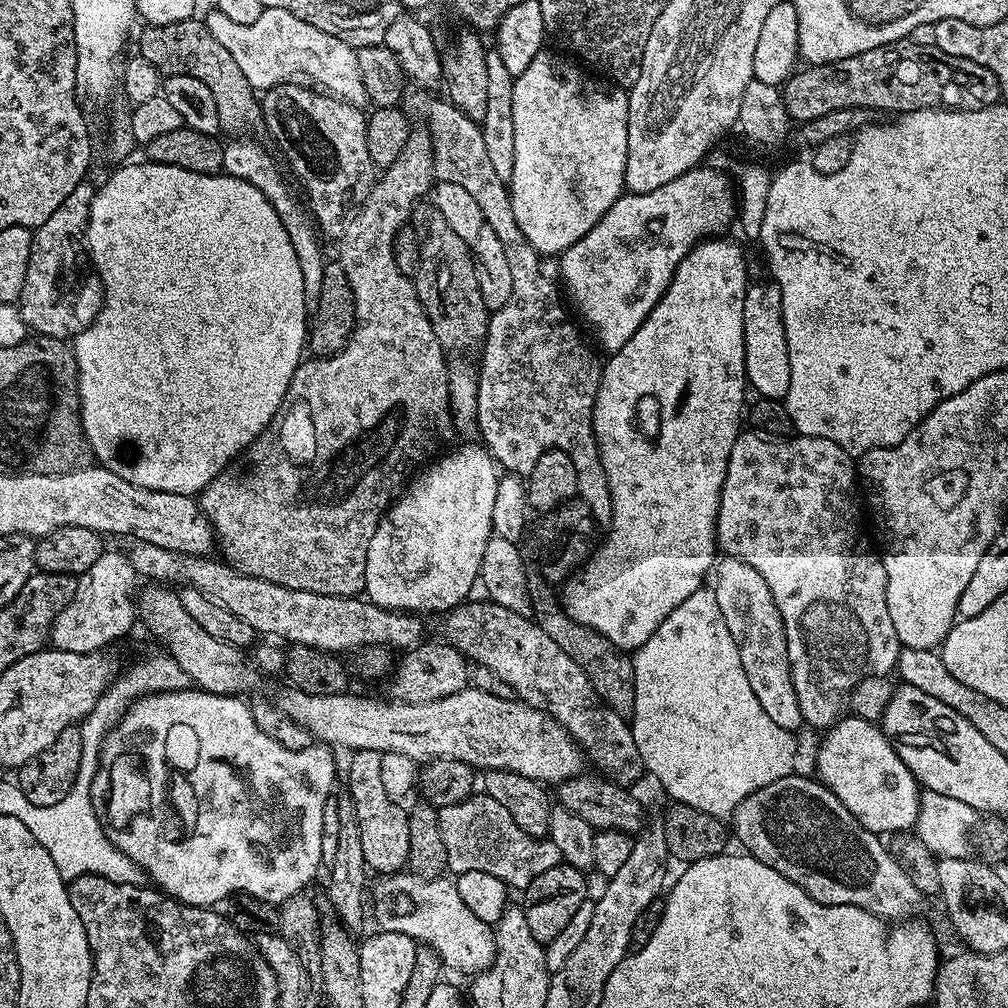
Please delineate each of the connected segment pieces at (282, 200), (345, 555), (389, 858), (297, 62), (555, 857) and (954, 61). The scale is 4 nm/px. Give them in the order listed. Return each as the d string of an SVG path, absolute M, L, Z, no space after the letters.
M232 140L224 144L223 175L242 178L242 182L250 182L250 186L255 186L268 199L270 206L274 206L274 211L277 212L278 219L282 221L286 235L290 237L290 243L294 246L294 255L298 257L298 266L302 266L302 286L306 298L310 302L314 302L322 290L322 278L326 263L324 252L320 249L322 238L307 203L296 197L297 189L295 187L292 189L288 185L289 177L286 175L285 169L281 168L276 165L275 158L256 140Z
M423 126L413 127L408 133L406 146L402 146L402 154L398 154L398 158L394 158L394 162L390 162L390 166L377 175L376 184L370 190L370 194L345 224L344 233L338 238L338 244L340 244L338 263L342 266L342 270L346 270L346 282L350 282L350 290L354 290L354 306L356 307L356 325L346 346L333 356L312 358L309 359L309 364L308 361L299 364L294 370L294 378L290 378L290 386L286 390L284 401L280 403L280 411L274 414L274 418L266 426L266 430L262 430L262 434L258 434L258 438L254 442L250 442L250 446L245 448L239 456L235 456L205 486L203 492L199 493L200 509L212 523L214 540L218 545L218 552L219 548L221 552L219 555L225 564L243 576L253 576L278 586L286 586L290 590L306 590L327 596L359 597L365 591L364 575L366 574L366 556L370 540L379 526L381 517L393 503L394 493L392 494L392 491L400 483L403 485L409 479L408 472L415 473L421 466L427 465L444 448L442 446L451 438L452 432L454 433L452 403L448 397L449 361L444 361L446 359L444 347L438 342L430 318L418 298L413 277L402 274L402 270L398 270L396 261L398 230L405 228L411 221L412 213L423 201L420 199L423 196L425 199L431 193L434 187L433 170L434 150L430 134Z
M355 749L351 753L352 761L348 764L348 785L346 791L353 799L354 810L360 822L363 857L367 867L376 874L395 874L407 865L410 854L410 826L408 825L408 812L400 809L401 805L386 792L382 786L381 753L374 750Z
M266 8L258 22L249 24L233 22L226 18L226 14L212 10L208 17L203 17L202 23L225 50L234 54L234 62L238 62L242 74L246 74L246 82L250 82L253 90L276 90L283 80L309 76L313 80L311 83L321 84L316 86L329 96L359 109L368 104L362 70L358 70L356 49L330 34L322 34L322 30L310 26L310 22L302 22L302 18L294 18L294 14L286 10Z
M473 794L457 804L443 805L438 811L438 826L446 845L447 871L452 874L482 870L482 874L494 874L509 889L523 890L538 874L562 863L552 840L526 834L510 818L510 810L487 794Z
M907 38L854 54L854 58L801 67L784 81L782 93L792 122L822 118L830 110L843 108L892 112L888 114L923 108L978 110L1001 99L998 78L986 66L978 66L970 58L954 58L954 54L946 54L935 46L918 46Z

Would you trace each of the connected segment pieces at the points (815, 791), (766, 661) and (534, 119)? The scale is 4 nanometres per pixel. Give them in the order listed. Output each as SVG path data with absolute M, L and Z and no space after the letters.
M793 774L754 790L739 804L730 817L730 828L740 839L740 844L747 855L758 862L778 870L790 882L794 882L810 898L820 904L849 904L866 910L872 916L878 916L885 922L900 922L916 903L922 900L920 891L906 878L906 870L894 862L885 841L877 833L866 830L838 802L838 798L819 779L811 775Z
M724 556L715 565L715 576L718 607L722 610L722 618L726 618L726 627L734 638L734 646L738 646L738 658L742 658L742 670L746 670L754 698L758 698L758 703L762 710L766 710L774 726L782 726L782 730L793 734L799 733L805 722L798 706L798 694L794 694L794 678L790 674L790 658L786 650L786 630L782 614L778 614L774 594L770 594L770 586L766 586L766 578L762 578L754 566L746 566L733 556Z
M542 50L534 58L534 62L530 62L530 66L526 66L526 70L522 70L522 74L514 79L514 170L512 171L511 180L507 181L508 197L510 198L510 206L514 212L514 222L518 222L518 230L522 230L522 234L526 238L526 242L530 242L530 246L535 252L539 252L541 257L553 258L559 257L570 246L574 246L574 242L578 242L578 238L582 238L590 229L595 226L602 218L602 214L606 214L606 210L610 210L610 206L614 206L614 202L618 197L625 195L624 175L626 174L626 154L628 153L628 92L623 87L613 86L611 83L603 82L599 84L596 80L584 76L585 69L583 67L575 68L568 60L563 60L560 56L555 56L549 50Z

